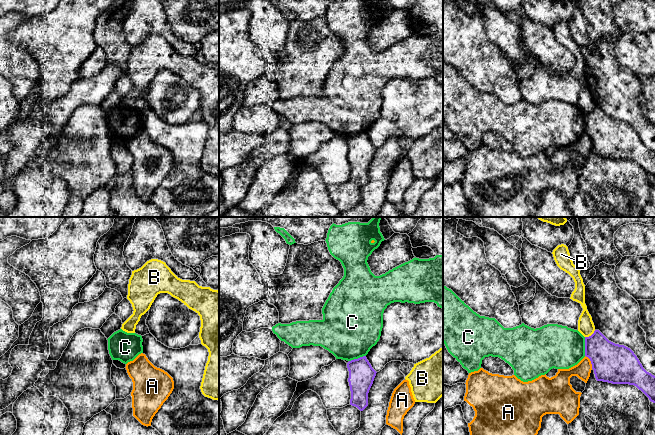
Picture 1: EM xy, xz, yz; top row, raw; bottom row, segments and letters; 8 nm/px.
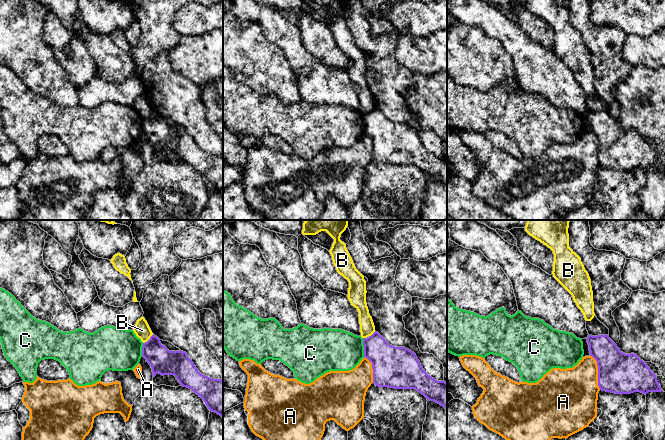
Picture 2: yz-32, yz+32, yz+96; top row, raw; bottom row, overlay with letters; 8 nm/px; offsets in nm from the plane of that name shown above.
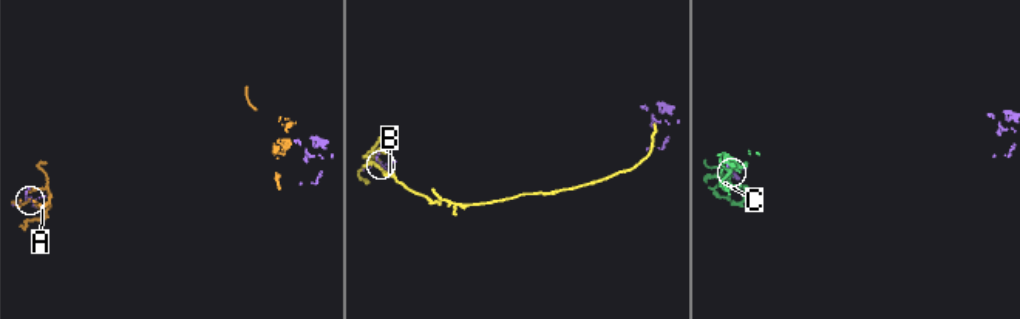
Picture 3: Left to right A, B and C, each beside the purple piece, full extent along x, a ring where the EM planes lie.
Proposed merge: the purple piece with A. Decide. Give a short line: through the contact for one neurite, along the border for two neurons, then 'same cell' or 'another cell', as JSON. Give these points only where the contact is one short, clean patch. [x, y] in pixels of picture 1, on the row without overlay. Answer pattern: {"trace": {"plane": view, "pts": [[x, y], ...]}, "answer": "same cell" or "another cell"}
{"answer": "another cell"}

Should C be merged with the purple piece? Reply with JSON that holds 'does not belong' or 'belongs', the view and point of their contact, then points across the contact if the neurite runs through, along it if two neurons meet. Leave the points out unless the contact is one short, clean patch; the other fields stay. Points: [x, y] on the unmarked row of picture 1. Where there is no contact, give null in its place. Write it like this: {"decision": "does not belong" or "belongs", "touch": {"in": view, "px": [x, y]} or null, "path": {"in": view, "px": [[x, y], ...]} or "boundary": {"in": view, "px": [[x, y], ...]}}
{"decision": "does not belong", "touch": {"in": "yz", "px": [585, 122]}, "boundary": {"in": "yz", "px": [[584, 113], [585, 131]]}}

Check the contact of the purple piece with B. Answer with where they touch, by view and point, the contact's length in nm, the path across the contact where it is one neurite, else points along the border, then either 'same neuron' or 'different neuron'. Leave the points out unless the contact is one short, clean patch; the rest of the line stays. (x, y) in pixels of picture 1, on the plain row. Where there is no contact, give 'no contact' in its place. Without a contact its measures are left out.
yz (591, 111) | 110 nm | along yz (595, 106), (585, 113) | different neuron

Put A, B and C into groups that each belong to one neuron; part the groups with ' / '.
A / B / C

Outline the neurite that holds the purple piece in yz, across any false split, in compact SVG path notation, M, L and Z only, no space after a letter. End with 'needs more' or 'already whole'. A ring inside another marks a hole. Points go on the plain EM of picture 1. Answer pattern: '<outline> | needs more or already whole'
M595 106L591 112L585 113L585 132L591 137L597 157L634 161L655 179L655 152L643 144L630 124L609 117L599 106Z | already whole

